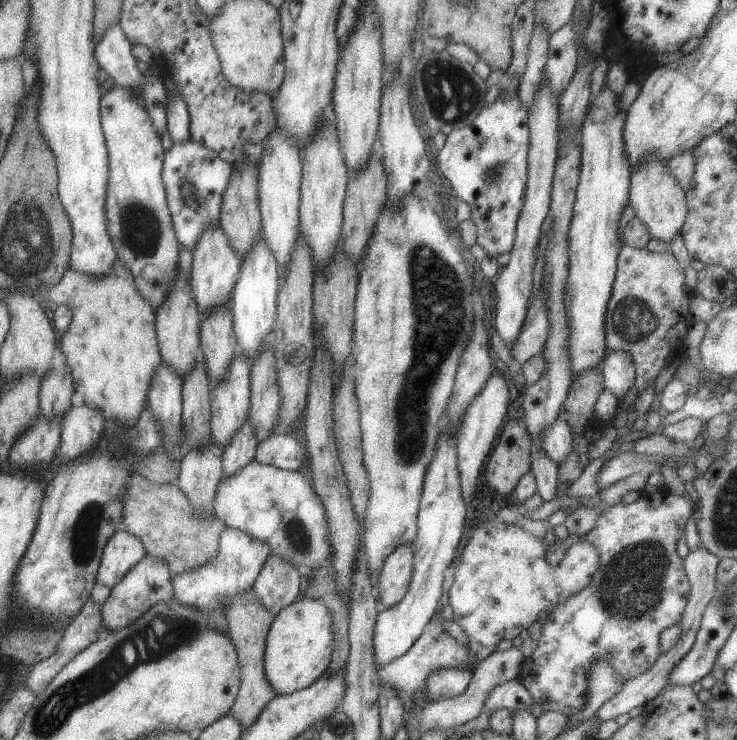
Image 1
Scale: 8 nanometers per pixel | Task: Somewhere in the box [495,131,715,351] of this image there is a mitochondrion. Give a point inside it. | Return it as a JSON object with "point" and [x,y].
{"point":[635,319]}

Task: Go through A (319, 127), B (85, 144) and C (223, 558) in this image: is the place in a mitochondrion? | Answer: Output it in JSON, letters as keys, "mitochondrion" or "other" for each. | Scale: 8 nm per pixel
{"A":"other","B":"other","C":"other"}

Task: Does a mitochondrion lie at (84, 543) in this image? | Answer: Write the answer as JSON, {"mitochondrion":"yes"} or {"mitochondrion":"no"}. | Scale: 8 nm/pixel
{"mitochondrion":"yes"}

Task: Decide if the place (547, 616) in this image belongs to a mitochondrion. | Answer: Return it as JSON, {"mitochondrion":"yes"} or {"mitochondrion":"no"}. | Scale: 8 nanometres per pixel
{"mitochondrion":"no"}

